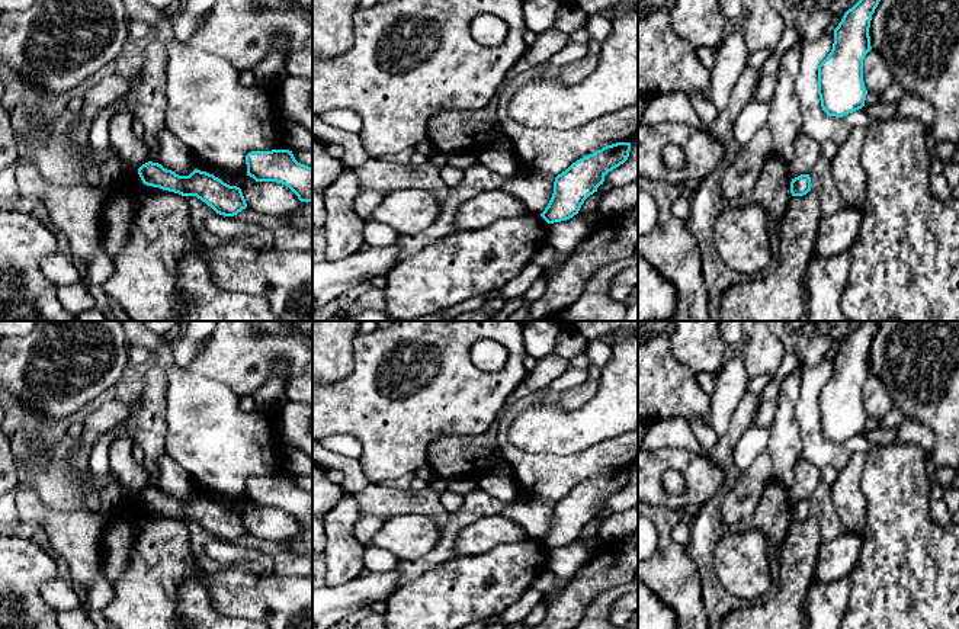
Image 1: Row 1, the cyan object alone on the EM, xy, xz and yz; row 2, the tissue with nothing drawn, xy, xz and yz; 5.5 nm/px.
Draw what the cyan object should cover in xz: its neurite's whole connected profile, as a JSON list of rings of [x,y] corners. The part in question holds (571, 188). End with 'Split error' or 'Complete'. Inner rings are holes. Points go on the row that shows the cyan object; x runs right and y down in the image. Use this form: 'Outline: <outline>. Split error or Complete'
Outline: [[[616,142],[572,163],[555,177],[552,198],[541,216],[554,224],[577,215],[604,176],[628,160],[629,151],[631,142]]]. Complete

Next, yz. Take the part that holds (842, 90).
Outline: [[[859,0],[834,29],[834,44],[818,65],[818,94],[828,116],[843,118],[865,106],[863,60],[872,49],[869,28],[881,0]]]. Complete

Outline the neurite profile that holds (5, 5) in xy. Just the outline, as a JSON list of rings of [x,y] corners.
[[[0,0],[0,10],[3,12],[23,12],[28,10],[35,0]]]

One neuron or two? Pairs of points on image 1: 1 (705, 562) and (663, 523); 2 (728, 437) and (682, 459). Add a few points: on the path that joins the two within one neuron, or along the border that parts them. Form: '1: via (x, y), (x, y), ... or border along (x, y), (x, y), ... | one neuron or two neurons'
1: border along (686, 546), (701, 578) | two neurons
2: border along (706, 458), (725, 477) | two neurons

